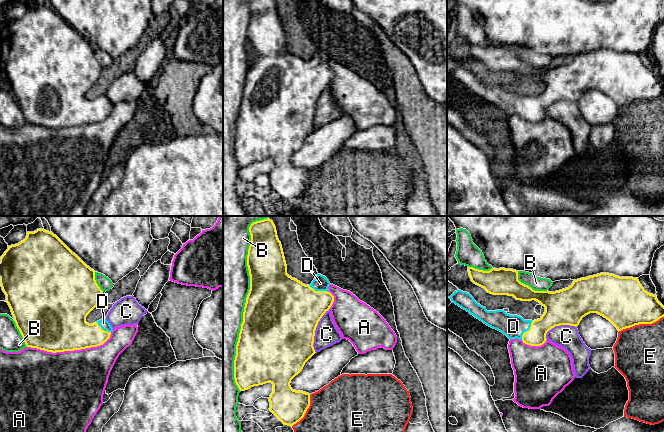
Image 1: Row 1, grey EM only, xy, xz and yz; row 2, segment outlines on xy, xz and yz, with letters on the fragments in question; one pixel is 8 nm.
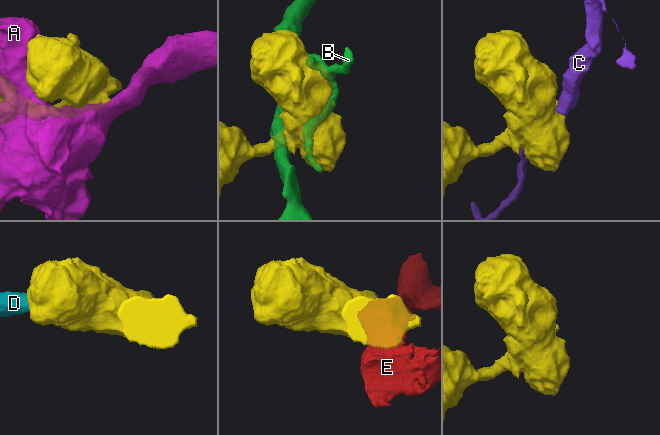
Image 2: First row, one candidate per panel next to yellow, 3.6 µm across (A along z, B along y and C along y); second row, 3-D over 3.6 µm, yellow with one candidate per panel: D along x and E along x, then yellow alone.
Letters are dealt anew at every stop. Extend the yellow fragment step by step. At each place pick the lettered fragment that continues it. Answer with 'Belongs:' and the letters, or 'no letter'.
Belongs: D

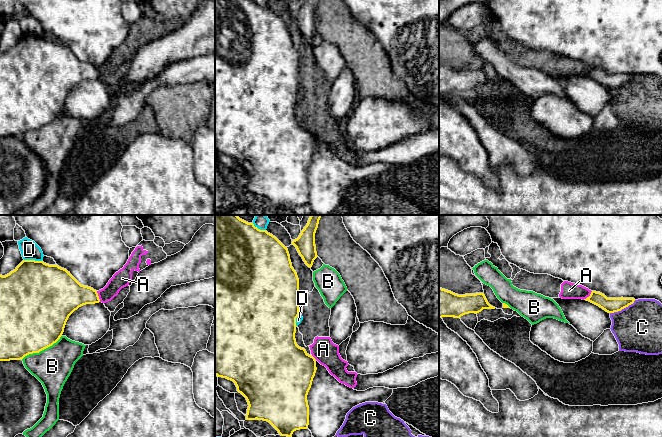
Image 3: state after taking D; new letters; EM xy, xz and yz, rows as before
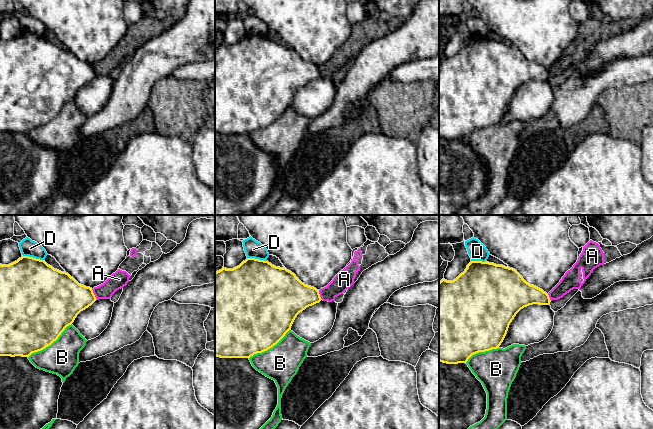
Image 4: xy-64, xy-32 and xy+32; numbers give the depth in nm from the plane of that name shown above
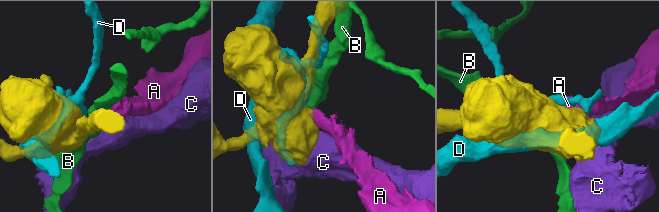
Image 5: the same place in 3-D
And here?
Belongs: no letter

